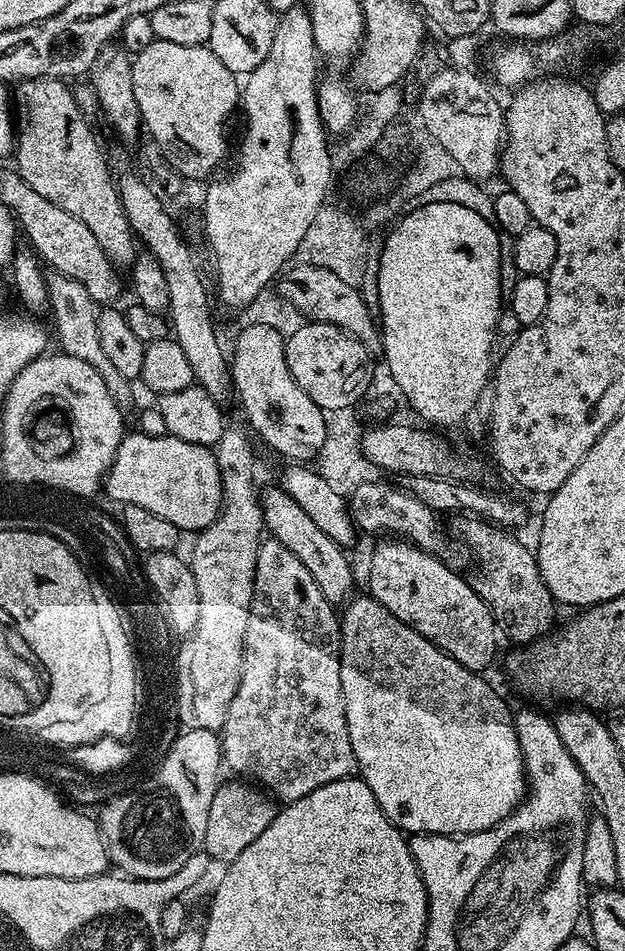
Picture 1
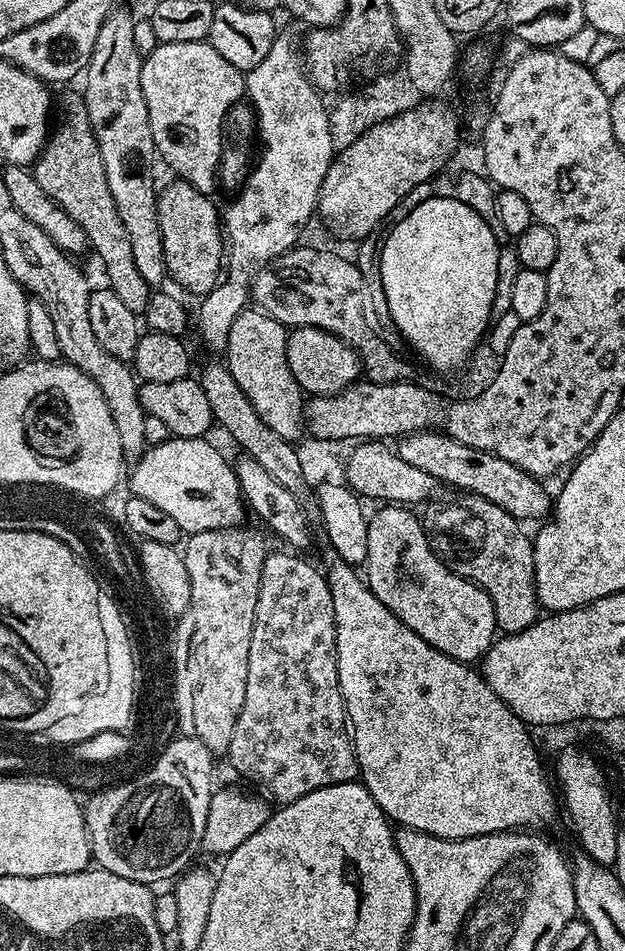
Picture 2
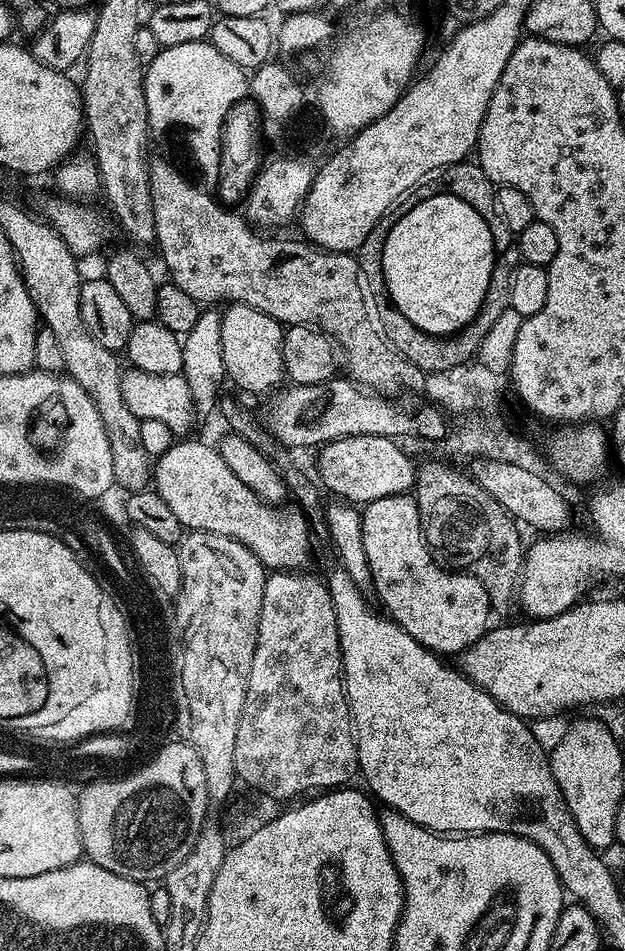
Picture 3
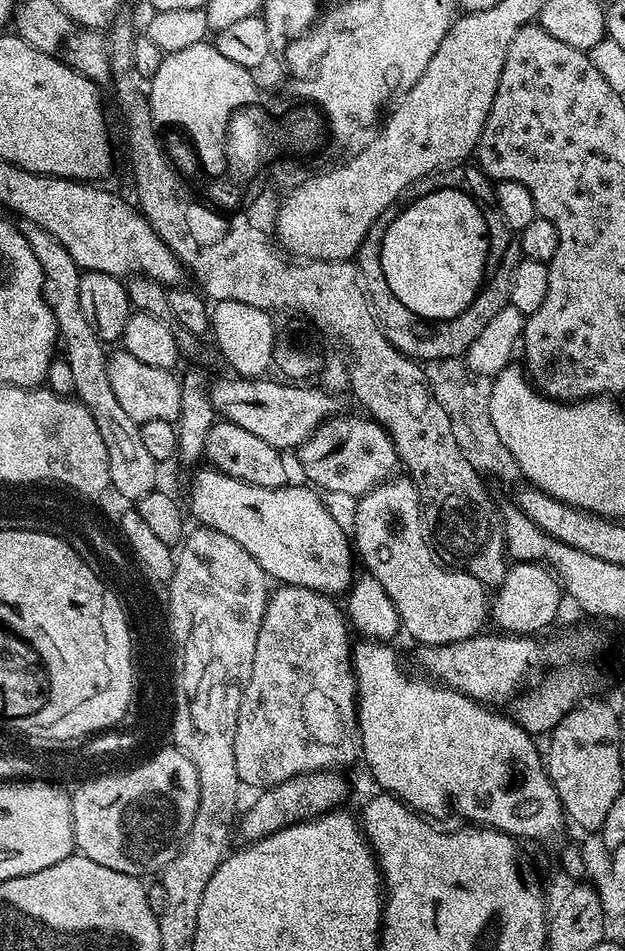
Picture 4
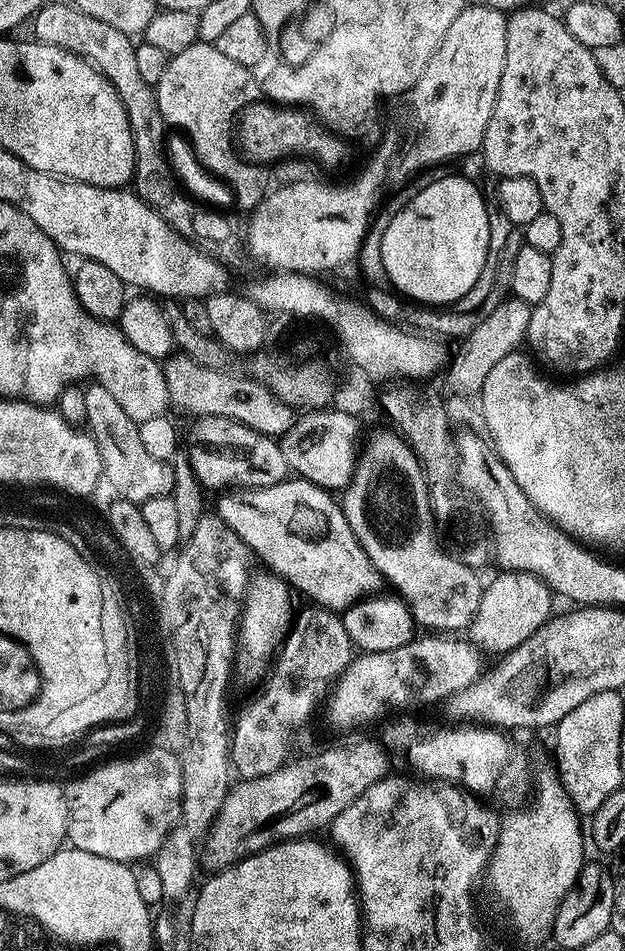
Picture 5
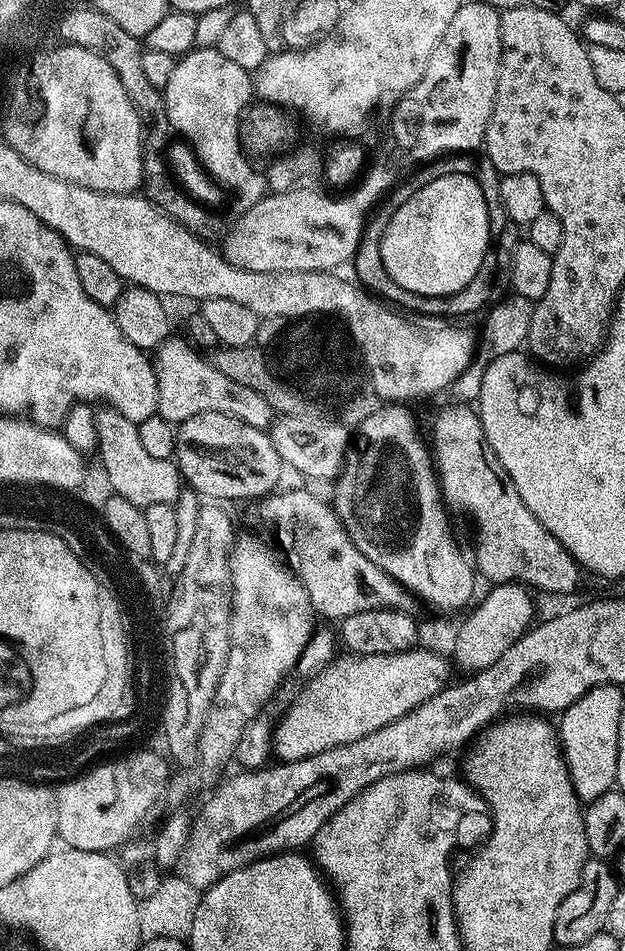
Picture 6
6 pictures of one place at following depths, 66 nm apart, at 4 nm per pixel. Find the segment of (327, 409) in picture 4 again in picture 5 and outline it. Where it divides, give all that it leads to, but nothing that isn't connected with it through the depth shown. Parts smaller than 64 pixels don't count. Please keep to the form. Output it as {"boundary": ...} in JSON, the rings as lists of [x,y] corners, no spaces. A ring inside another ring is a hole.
{"boundary":[[[173,354],[163,361],[166,390],[173,409],[181,408],[184,412],[193,412],[193,417],[217,416],[230,418],[234,422],[242,422],[250,426],[250,430],[258,430],[263,436],[283,437],[292,429],[294,423],[293,405],[287,404],[273,396],[272,391],[257,380],[247,375],[232,376],[228,372],[206,370],[198,366],[189,356]]]}

